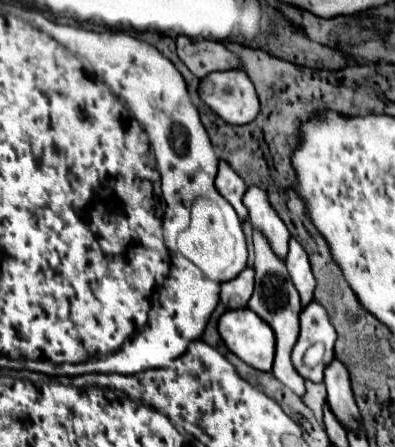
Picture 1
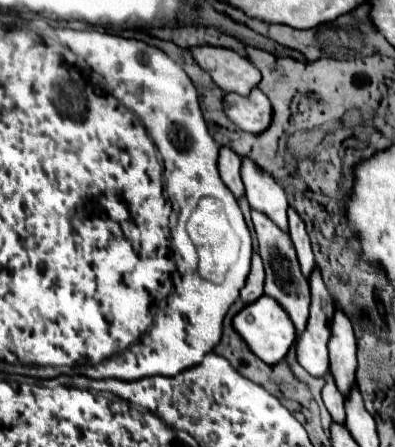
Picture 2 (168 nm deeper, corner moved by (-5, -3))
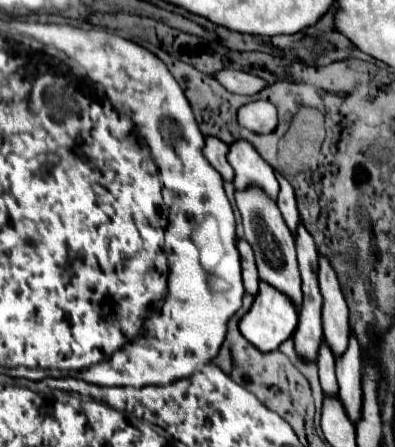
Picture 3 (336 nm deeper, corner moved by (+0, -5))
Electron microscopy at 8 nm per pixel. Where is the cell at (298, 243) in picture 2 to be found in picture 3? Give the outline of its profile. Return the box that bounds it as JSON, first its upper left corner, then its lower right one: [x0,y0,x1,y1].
[277,173,299,233]

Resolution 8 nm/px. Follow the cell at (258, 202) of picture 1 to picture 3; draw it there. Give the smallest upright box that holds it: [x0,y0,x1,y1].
[227,141,279,199]

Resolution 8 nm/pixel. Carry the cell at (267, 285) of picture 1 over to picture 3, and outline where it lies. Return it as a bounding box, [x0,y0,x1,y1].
[235,187,301,305]

